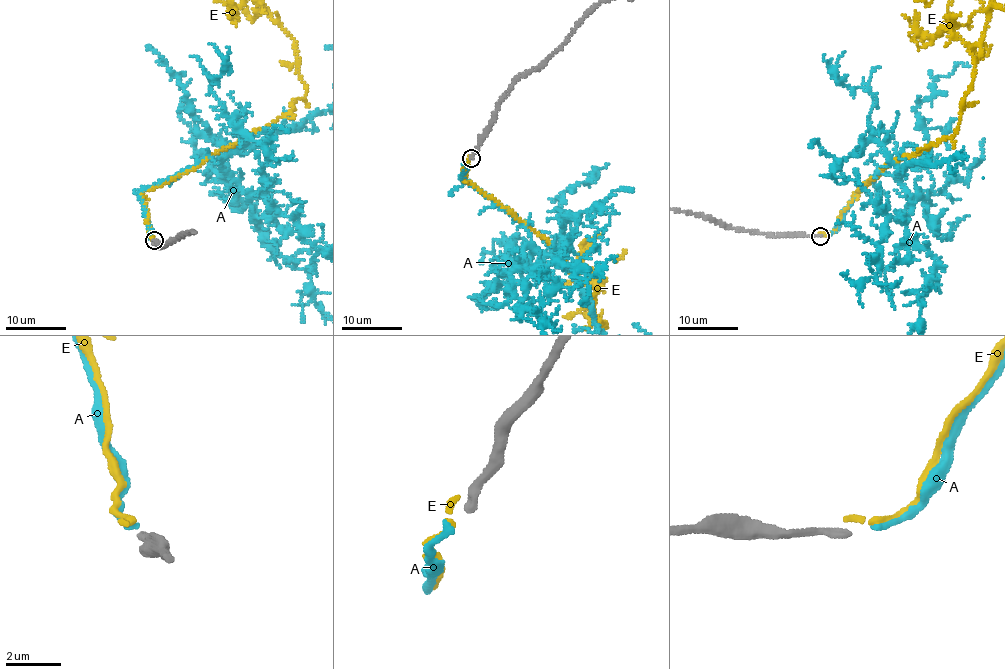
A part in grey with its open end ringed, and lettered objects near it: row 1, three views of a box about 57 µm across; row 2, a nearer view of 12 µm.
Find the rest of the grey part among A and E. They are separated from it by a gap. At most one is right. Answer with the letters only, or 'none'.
A

